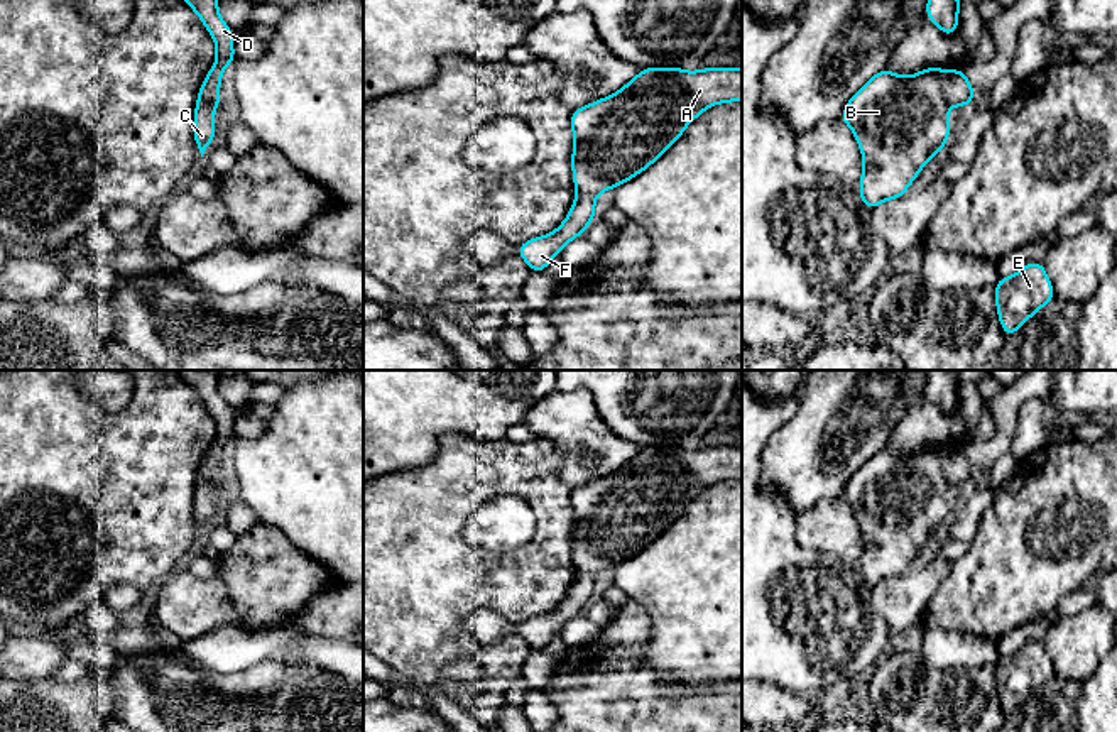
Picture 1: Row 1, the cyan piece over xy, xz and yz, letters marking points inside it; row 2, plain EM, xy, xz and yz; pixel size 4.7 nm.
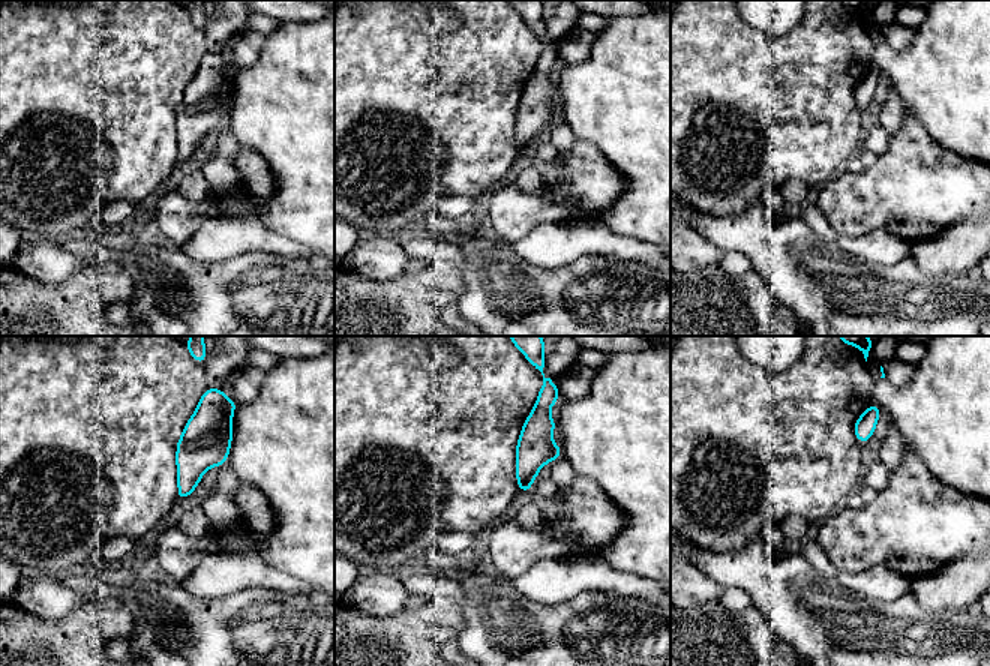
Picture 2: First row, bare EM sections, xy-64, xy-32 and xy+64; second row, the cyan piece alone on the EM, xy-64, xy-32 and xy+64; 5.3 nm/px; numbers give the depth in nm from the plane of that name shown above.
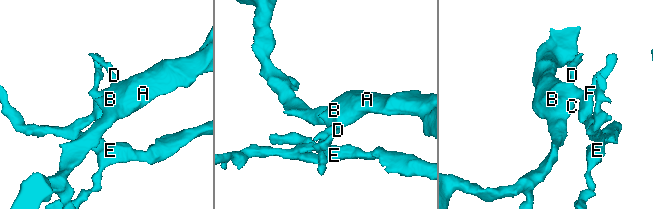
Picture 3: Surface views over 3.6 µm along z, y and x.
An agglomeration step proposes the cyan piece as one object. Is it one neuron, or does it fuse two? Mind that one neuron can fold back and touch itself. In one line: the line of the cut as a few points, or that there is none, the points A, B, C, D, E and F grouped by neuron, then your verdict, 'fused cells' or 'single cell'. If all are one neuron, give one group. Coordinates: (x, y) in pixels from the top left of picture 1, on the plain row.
yz (940, 450), (943, 474), (950, 482) | A B C D / E F | fused cells

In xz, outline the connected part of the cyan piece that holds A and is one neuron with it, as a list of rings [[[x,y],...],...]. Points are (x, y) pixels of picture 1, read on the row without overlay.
[[[681,446],[640,448],[622,468],[571,490],[571,546],[576,570],[580,573],[598,575],[610,566],[627,561],[657,539],[701,490],[727,480],[742,480],[742,448],[738,446],[705,446],[693,451]]]

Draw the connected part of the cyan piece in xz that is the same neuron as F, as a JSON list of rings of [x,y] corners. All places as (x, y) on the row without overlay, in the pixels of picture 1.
[[[576,573],[566,598],[549,614],[531,617],[517,625],[520,634],[534,651],[542,651],[558,631],[568,620],[580,615],[585,607],[595,598],[595,575]]]

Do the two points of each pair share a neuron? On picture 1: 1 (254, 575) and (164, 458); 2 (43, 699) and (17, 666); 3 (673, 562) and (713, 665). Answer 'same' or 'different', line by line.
1: different
2: different
3: same

